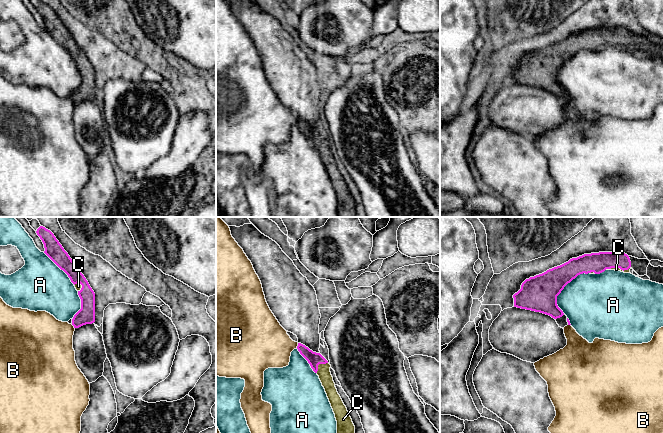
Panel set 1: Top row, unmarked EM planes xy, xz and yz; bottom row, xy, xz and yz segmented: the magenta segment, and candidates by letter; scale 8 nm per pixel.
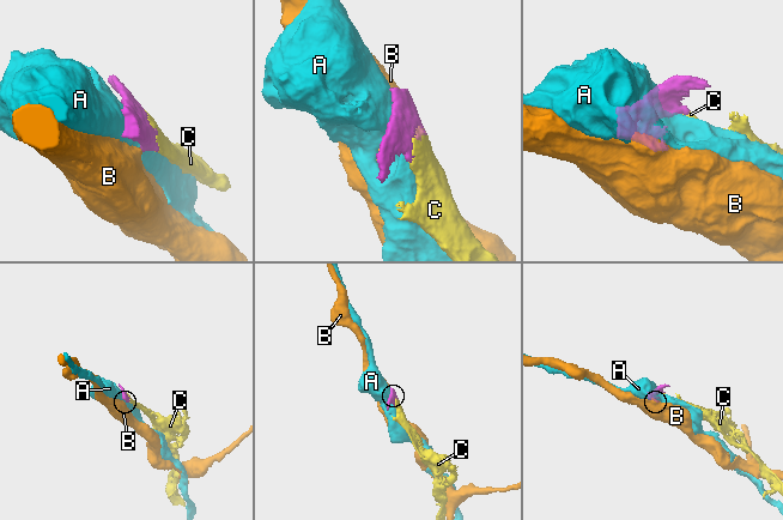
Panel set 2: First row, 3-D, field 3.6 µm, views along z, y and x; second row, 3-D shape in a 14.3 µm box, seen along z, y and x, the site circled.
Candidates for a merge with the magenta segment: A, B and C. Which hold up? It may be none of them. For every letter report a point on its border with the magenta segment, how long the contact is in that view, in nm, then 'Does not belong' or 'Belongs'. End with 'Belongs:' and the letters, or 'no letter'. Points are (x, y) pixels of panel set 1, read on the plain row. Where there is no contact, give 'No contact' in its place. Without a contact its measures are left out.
A: Touches magenta at yz (563, 64). Shared border 400 nm. Does not belong
B: Touches magenta at xz (297, 122). Shared border 50 nm. Does not belong
C: Touches magenta at xz (319, 139). Shared border 130 nm. Belongs
Belongs: C

